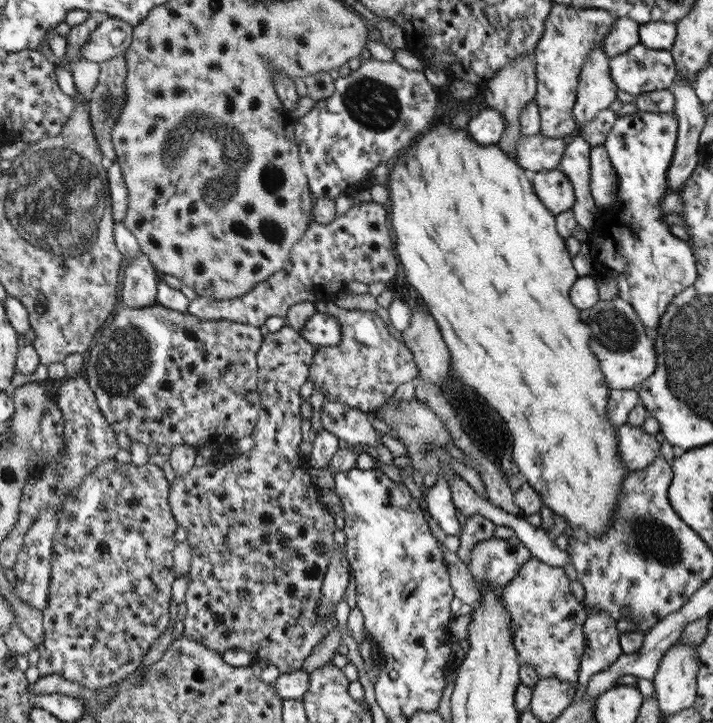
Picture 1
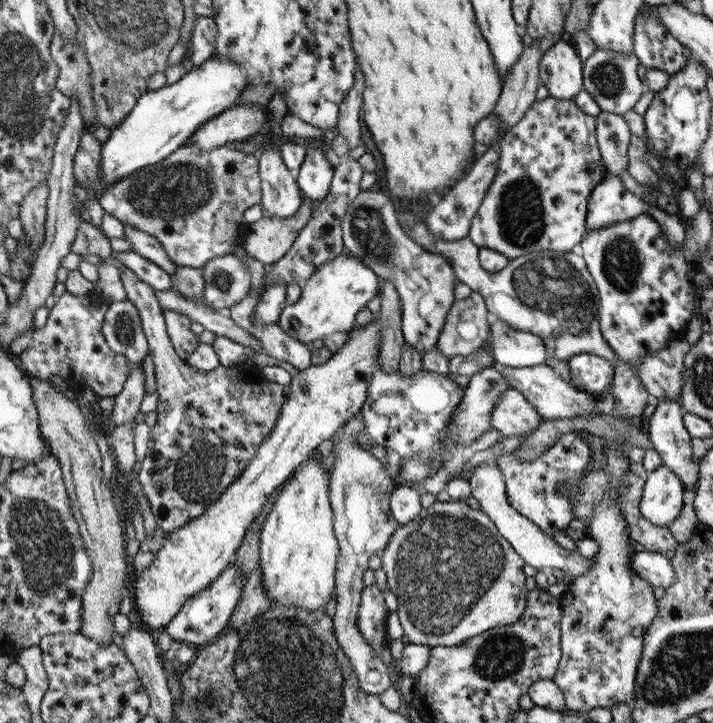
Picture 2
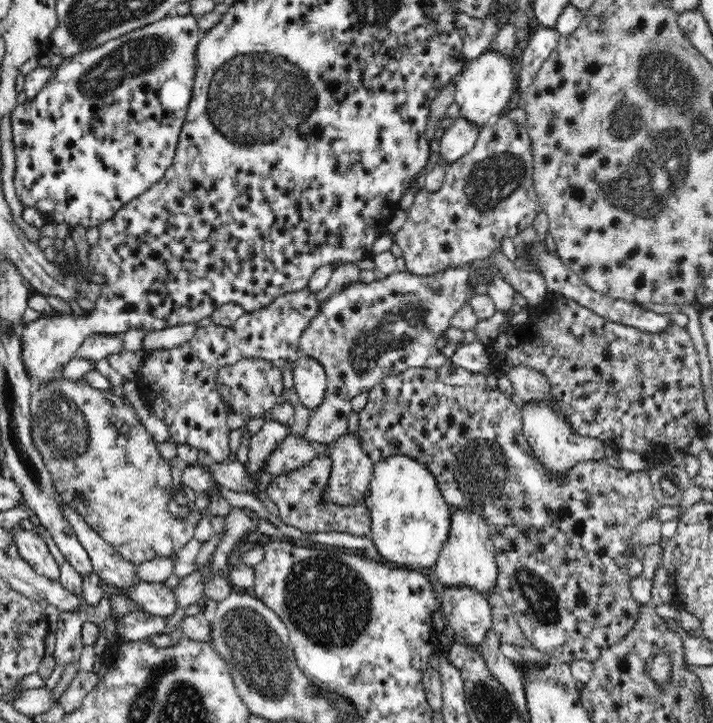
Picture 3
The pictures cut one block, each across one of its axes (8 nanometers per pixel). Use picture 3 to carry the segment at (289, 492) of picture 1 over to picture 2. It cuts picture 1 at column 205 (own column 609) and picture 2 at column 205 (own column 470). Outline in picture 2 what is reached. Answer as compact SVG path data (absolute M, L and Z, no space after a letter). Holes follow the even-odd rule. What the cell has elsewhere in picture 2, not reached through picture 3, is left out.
M122 269L120 273L122 284L126 291L126 298L137 306L138 314L141 315L141 322L144 324L145 334L148 336L148 352L152 355L153 363L155 367L155 377L157 384L157 396L158 396L158 407L156 412L158 413L158 422L152 426L152 432L150 433L150 440L148 442L148 449L146 457L140 463L140 471L137 473L139 483L142 486L142 490L147 500L151 504L151 511L153 512L158 526L165 532L174 532L184 525L189 524L194 518L198 518L201 514L204 514L221 495L225 493L227 489L245 472L253 460L259 446L268 439L268 435L274 430L274 425L278 423L278 415L283 409L284 403L288 401L288 394L290 393L289 386L282 386L282 384L274 384L274 382L267 381L261 372L256 372L254 376L250 376L250 370L244 370L244 368L236 368L236 366L224 367L223 365L214 368L211 372L202 372L192 367L186 362L178 358L177 352L174 351L173 342L170 340L169 333L166 330L165 318L163 315L163 308L160 306L155 290L147 283L144 282L133 270Z

